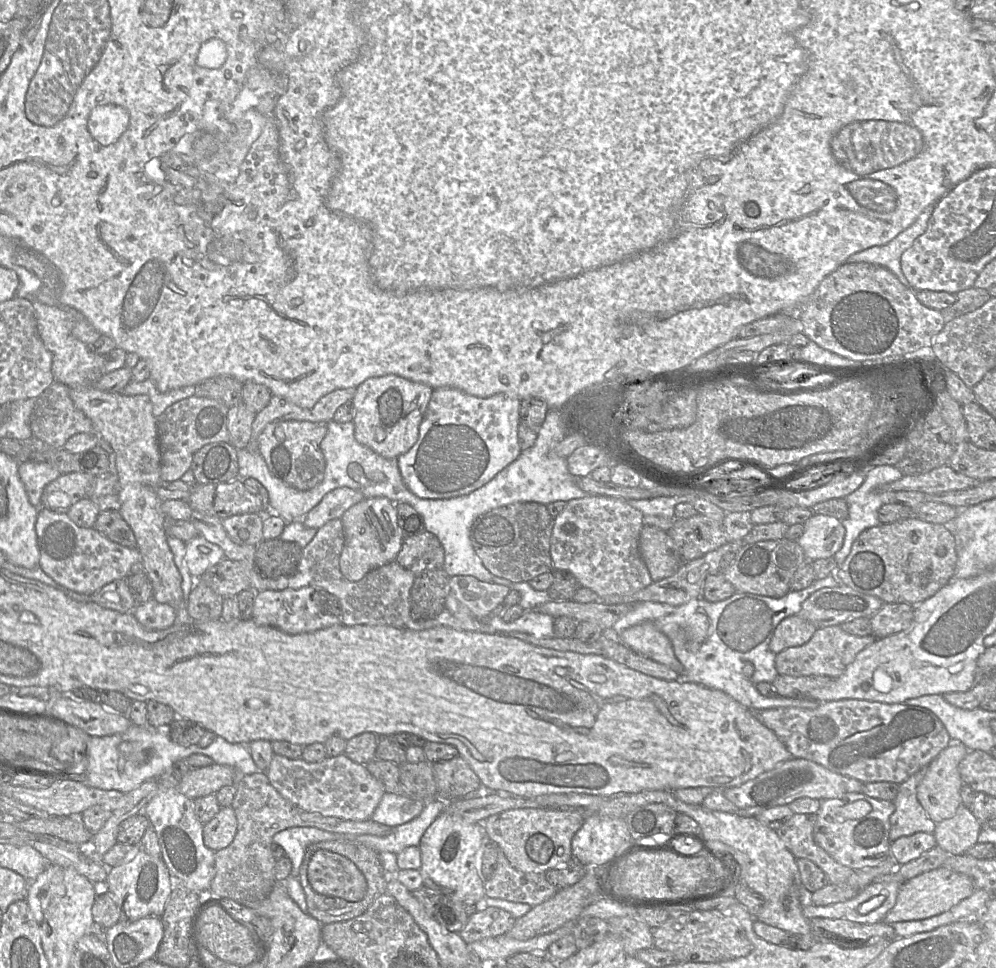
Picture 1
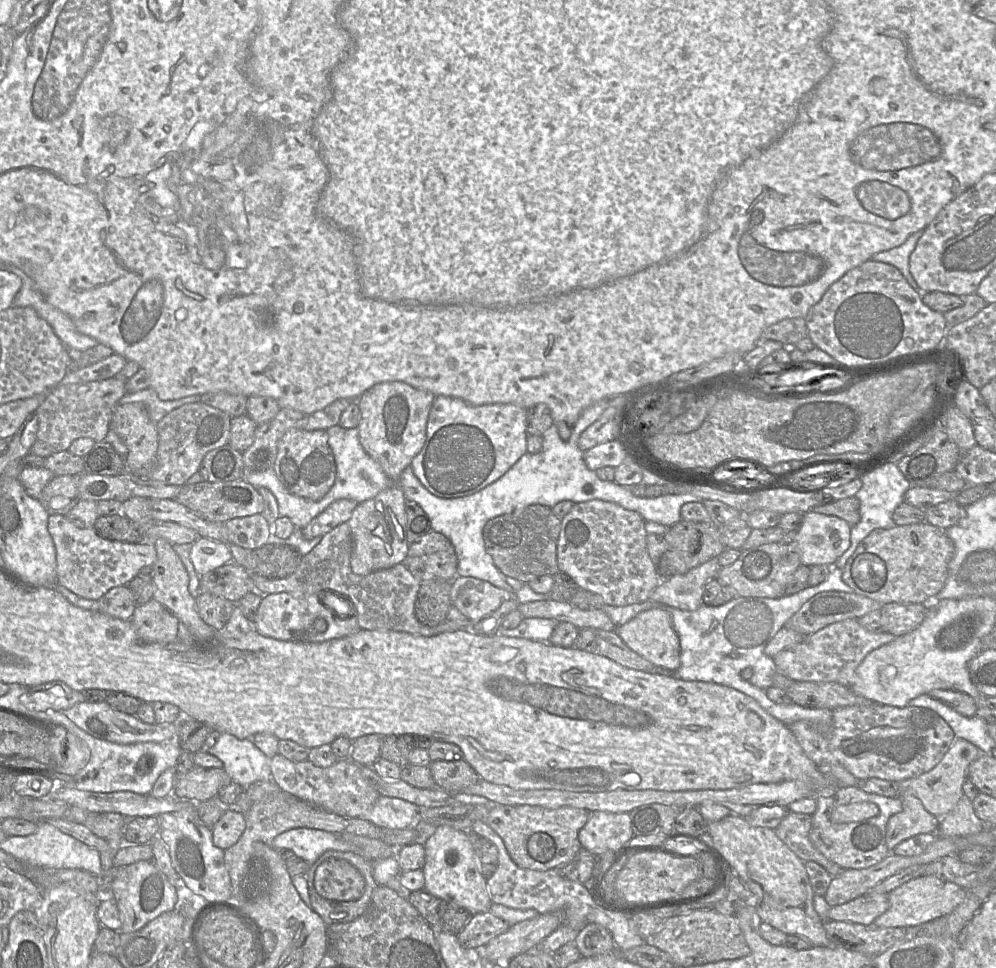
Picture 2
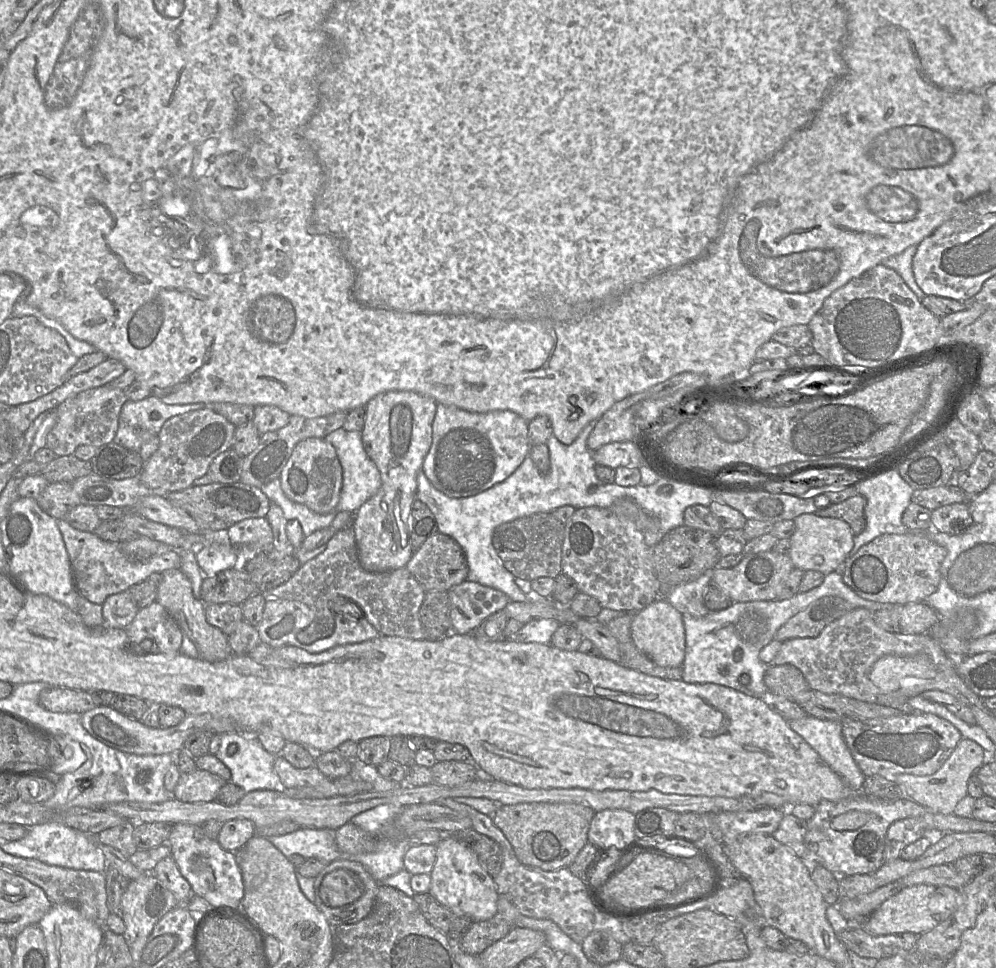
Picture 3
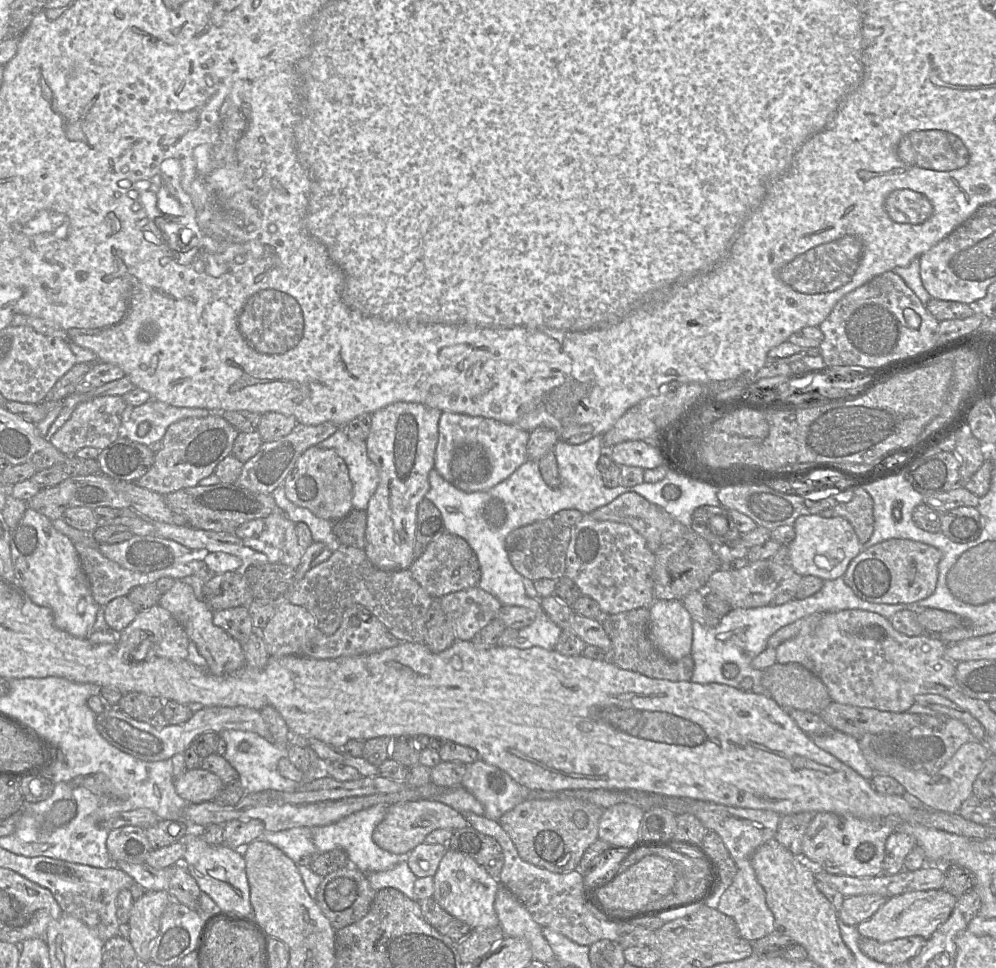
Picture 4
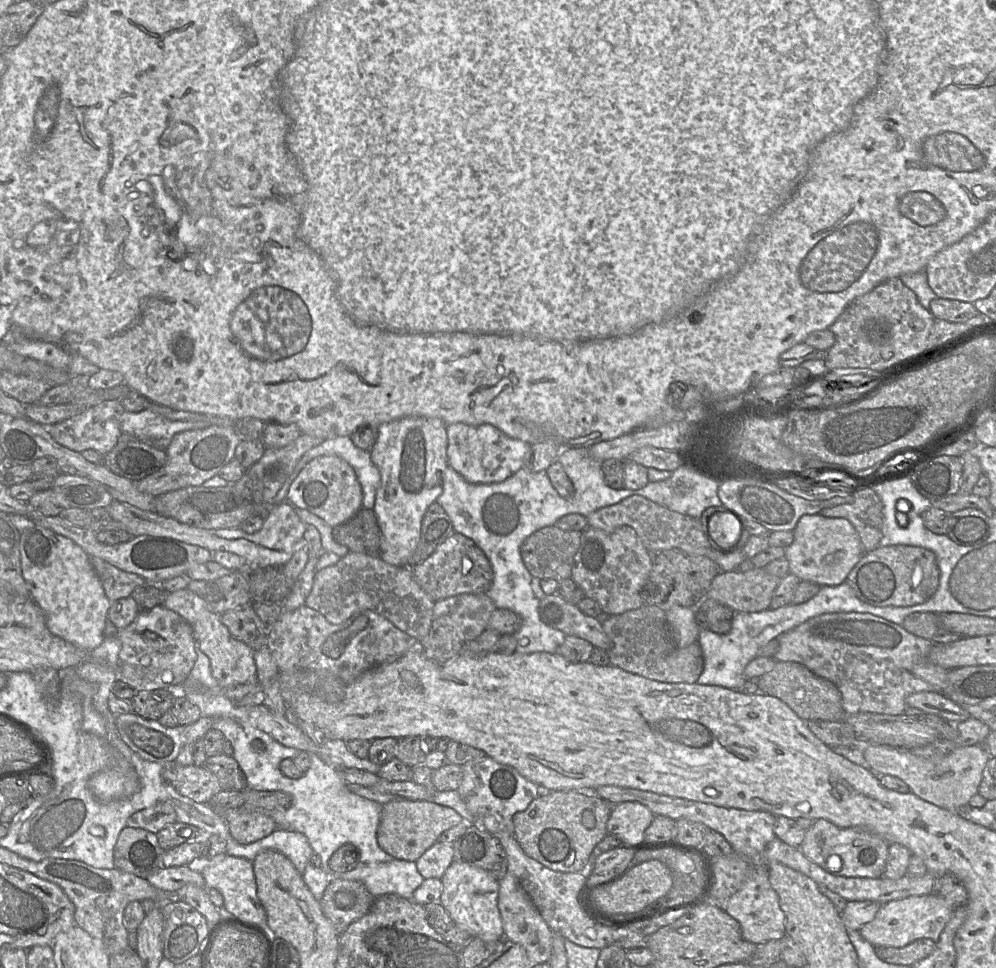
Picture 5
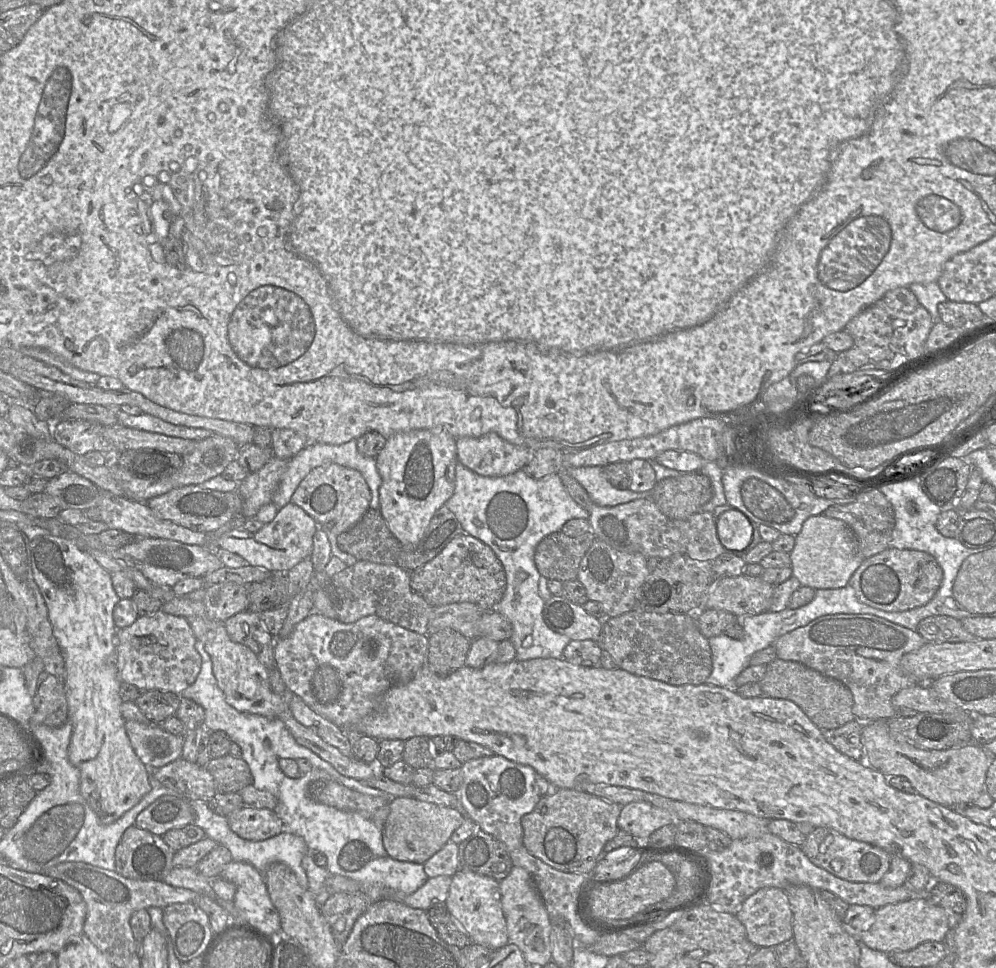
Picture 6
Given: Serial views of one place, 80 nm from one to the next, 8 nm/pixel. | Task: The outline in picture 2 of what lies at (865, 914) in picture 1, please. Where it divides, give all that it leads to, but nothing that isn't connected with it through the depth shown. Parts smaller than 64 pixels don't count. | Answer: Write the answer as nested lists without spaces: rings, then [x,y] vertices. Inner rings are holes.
[[[869,891],[845,904],[831,907],[828,919],[870,925],[888,907],[888,894]]]

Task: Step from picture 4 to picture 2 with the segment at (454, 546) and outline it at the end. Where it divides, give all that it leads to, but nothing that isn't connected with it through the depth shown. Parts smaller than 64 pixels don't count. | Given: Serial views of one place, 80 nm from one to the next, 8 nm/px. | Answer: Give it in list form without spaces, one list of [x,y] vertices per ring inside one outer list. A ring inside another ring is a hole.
[[[434,531],[409,544],[402,564],[419,581],[434,578],[453,581],[458,577],[454,546],[443,534]]]

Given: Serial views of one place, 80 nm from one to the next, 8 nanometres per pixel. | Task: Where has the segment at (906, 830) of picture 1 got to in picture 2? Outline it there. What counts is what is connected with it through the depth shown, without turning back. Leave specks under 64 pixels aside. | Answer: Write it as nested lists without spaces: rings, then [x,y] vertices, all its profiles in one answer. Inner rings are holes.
[[[902,789],[902,810],[892,815],[886,827],[886,844],[890,852],[902,841],[919,834],[936,834],[941,818],[930,814],[910,789]]]

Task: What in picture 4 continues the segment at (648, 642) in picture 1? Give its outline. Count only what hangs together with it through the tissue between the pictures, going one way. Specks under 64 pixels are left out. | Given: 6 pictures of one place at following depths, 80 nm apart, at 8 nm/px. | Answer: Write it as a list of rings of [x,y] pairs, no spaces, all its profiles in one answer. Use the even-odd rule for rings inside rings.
[[[655,600],[649,607],[648,635],[654,647],[668,660],[679,660],[691,652],[693,620],[680,600]]]

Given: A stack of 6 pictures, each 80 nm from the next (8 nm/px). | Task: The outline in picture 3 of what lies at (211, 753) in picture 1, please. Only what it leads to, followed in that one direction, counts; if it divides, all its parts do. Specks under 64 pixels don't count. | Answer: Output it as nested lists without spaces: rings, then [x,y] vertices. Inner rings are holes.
[[[227,732],[221,734],[221,742],[215,756],[228,767],[231,781],[240,786],[243,791],[274,790],[283,792],[286,788],[273,768],[276,755],[267,752],[254,734],[243,732]]]

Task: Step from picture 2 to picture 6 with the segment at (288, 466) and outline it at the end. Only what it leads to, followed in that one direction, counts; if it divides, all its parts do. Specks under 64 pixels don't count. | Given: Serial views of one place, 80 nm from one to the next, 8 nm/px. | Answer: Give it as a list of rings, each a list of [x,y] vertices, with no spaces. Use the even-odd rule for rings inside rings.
[[[335,463],[324,464],[311,470],[291,497],[323,531],[334,535],[354,526],[369,509],[371,492],[363,476],[356,470]]]

